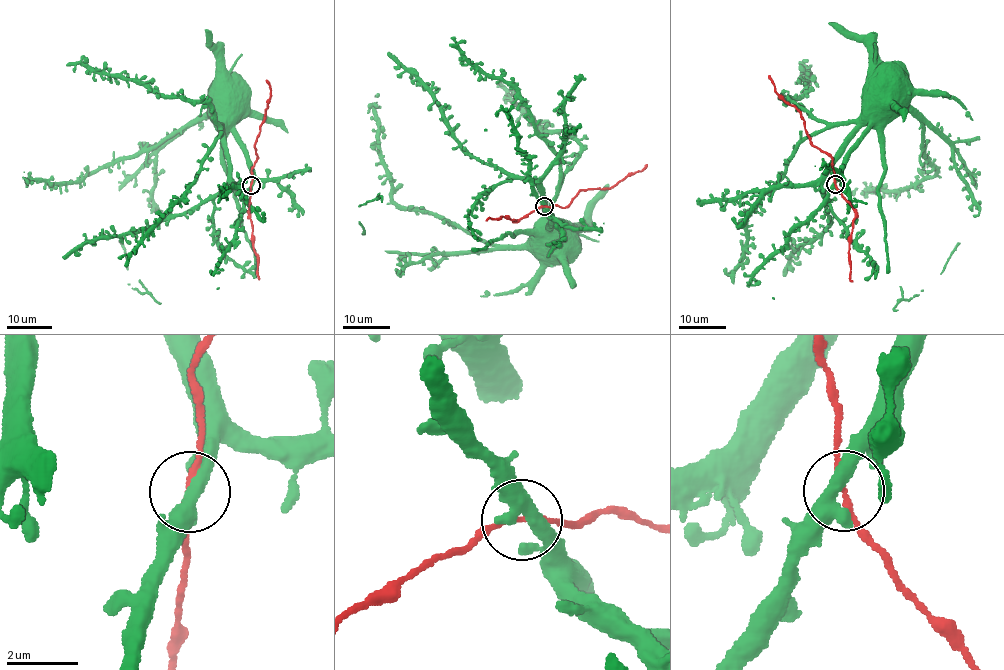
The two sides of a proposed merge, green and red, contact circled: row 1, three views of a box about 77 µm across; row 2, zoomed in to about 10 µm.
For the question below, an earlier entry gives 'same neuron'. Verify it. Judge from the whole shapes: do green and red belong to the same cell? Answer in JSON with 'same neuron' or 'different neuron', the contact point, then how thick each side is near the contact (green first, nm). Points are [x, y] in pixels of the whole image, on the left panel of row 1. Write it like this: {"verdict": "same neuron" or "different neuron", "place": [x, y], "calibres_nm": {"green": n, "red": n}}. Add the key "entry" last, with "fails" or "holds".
{"verdict": "same neuron", "place": [251, 185], "calibres_nm": {"green": 420, "red": 150}, "entry": "holds"}

